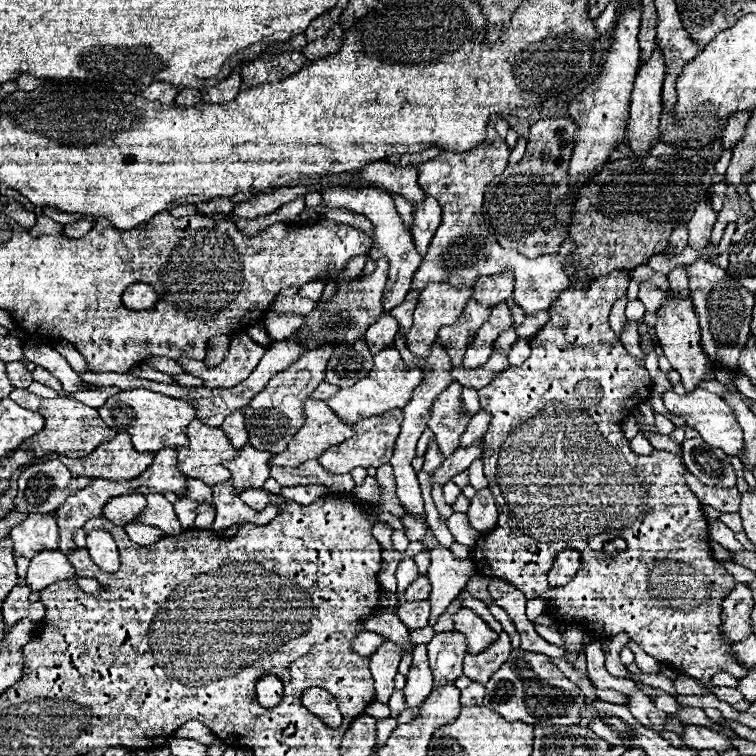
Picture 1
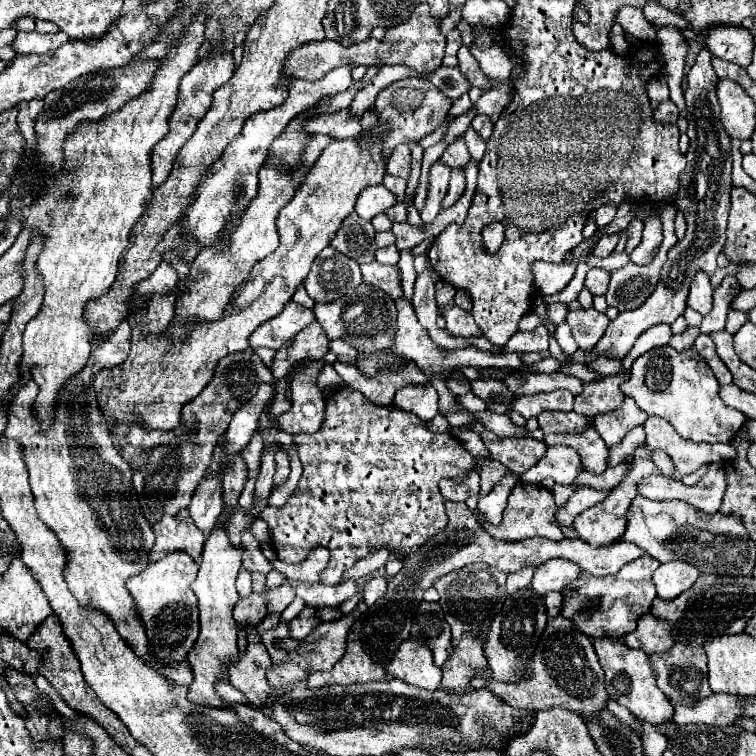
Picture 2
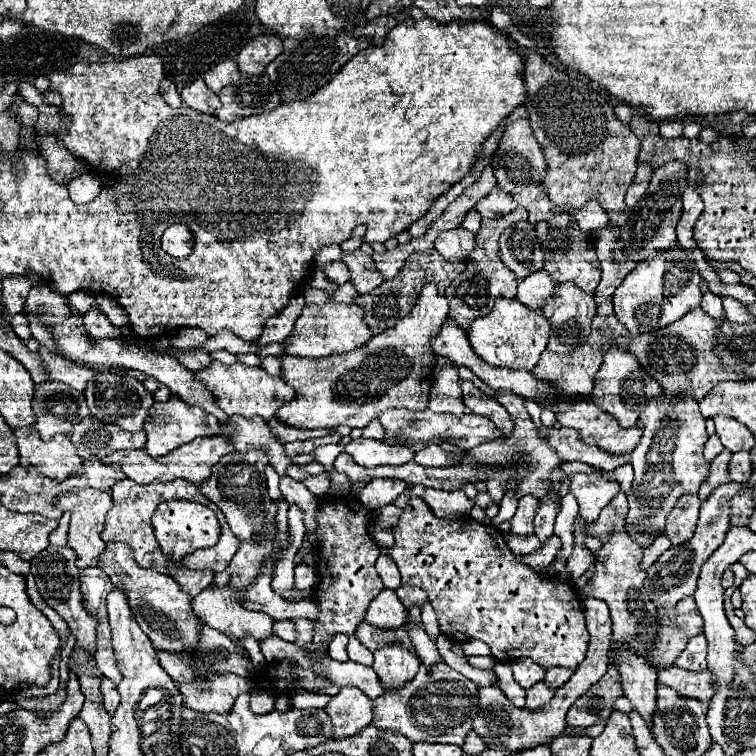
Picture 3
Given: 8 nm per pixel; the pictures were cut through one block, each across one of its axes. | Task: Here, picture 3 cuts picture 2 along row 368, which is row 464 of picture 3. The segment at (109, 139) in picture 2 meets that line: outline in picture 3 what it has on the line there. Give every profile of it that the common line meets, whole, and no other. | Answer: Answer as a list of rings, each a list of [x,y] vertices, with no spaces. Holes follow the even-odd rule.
[[[28,426],[16,428],[14,436],[22,466],[34,466],[44,476],[56,480],[66,480],[82,468],[82,458],[76,456],[76,448],[64,434],[56,434],[50,442],[44,442],[38,432]]]

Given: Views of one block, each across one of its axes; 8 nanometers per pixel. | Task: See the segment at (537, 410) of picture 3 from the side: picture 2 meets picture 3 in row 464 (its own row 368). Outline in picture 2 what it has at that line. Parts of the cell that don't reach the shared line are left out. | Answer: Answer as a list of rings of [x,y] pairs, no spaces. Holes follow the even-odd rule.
[[[594,360],[594,364],[590,364],[592,370],[608,376],[608,374],[616,374],[620,370],[622,360]]]

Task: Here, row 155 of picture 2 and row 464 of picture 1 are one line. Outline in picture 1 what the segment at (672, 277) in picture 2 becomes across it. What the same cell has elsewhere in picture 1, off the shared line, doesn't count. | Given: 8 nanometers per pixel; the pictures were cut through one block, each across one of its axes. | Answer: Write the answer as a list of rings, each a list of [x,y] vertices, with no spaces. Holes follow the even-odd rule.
[[[692,438],[682,444],[682,456],[686,468],[700,482],[718,488],[732,488],[736,484],[734,468],[720,448],[712,448],[700,438]]]

